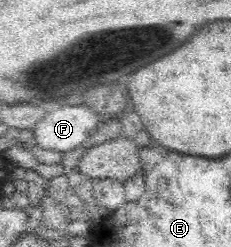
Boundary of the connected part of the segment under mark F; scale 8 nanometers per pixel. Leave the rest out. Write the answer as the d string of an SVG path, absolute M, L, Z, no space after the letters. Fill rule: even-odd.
M84 105L49 107L46 117L33 127L33 142L40 148L70 153L97 132L100 116Z

